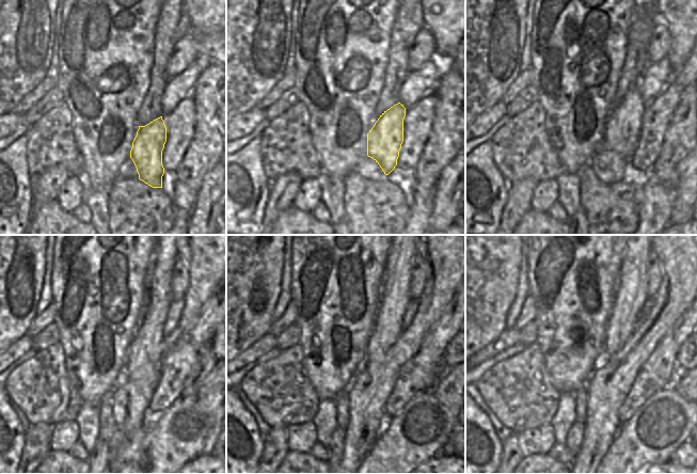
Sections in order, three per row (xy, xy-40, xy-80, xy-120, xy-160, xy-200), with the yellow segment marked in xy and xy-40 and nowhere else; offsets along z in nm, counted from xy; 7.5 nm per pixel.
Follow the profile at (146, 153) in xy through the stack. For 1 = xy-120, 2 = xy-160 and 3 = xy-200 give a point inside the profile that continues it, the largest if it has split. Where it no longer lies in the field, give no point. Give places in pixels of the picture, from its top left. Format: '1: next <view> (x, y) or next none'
1: next xy-120 (145, 350)
2: next xy-160 (395, 297)
3: next xy-200 (631, 294)

